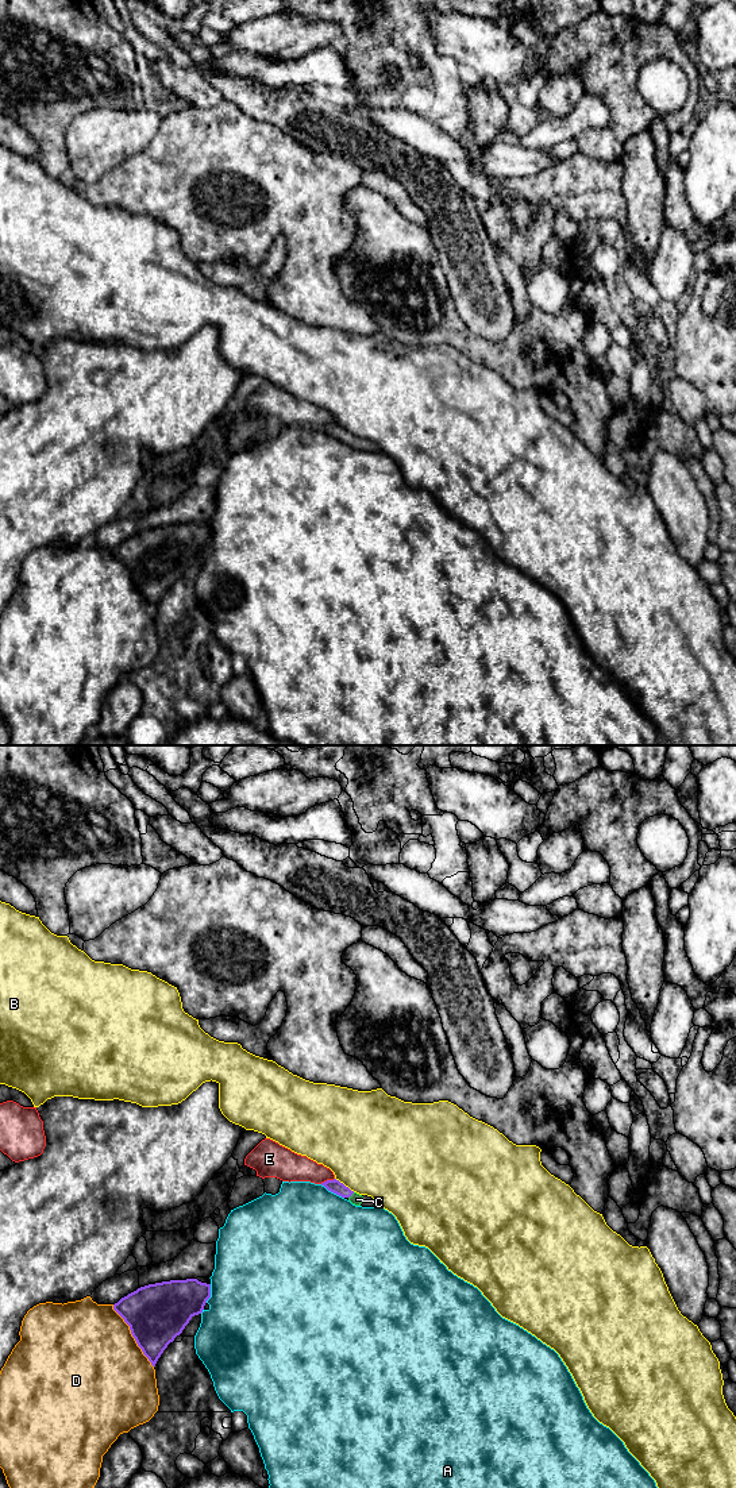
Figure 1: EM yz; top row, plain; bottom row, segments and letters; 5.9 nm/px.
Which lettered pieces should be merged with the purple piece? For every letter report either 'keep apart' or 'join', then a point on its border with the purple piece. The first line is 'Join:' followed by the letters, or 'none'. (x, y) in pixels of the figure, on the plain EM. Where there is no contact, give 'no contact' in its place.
Join: C
A: keep apart | yz (332, 435)
B: keep apart | yz (343, 428)
C: join | yz (351, 438)
D: keep apart | yz (133, 579)
E: keep apart | yz (327, 424)

